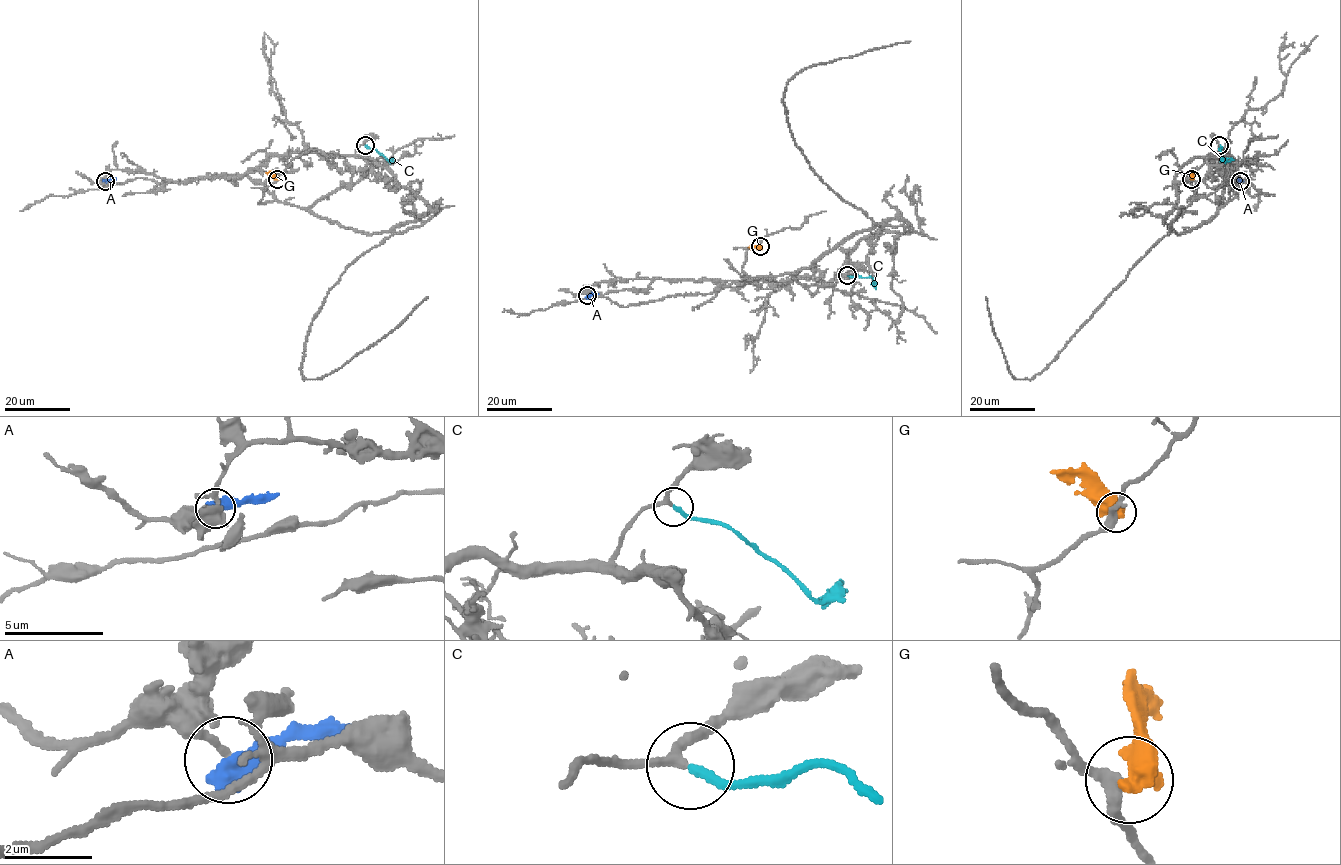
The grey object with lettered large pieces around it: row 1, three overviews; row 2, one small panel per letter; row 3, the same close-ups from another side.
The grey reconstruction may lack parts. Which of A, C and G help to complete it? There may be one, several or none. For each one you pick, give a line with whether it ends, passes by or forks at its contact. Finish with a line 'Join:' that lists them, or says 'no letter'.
C: it ends there
Join: C

